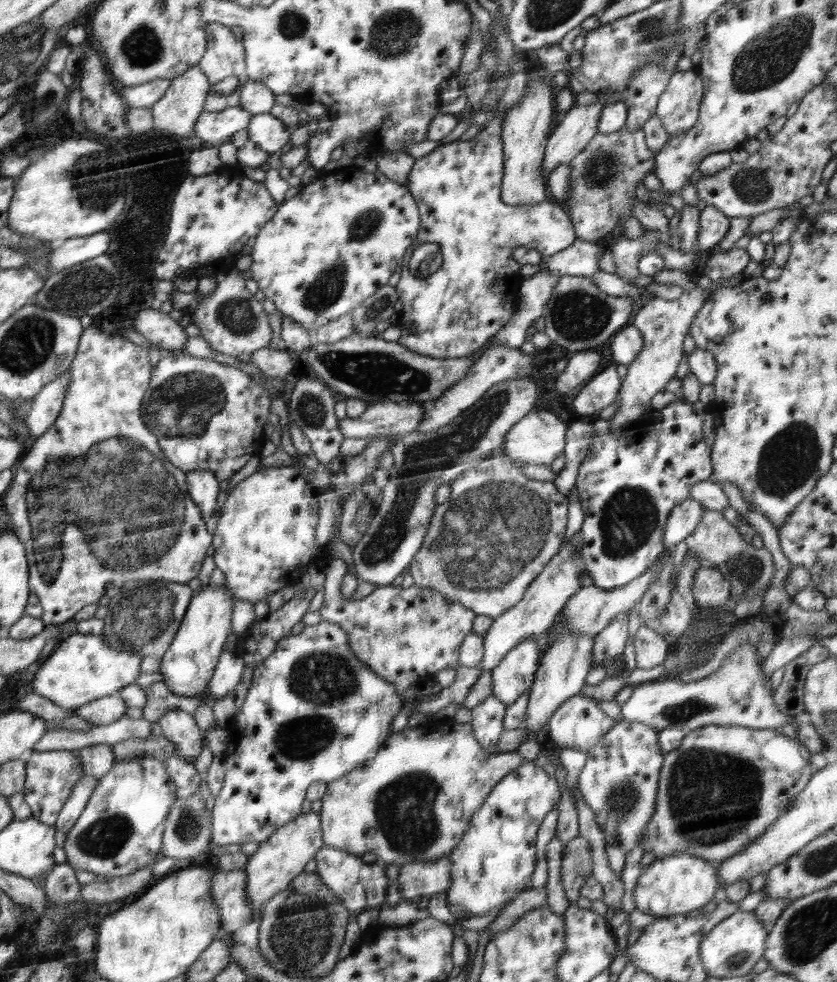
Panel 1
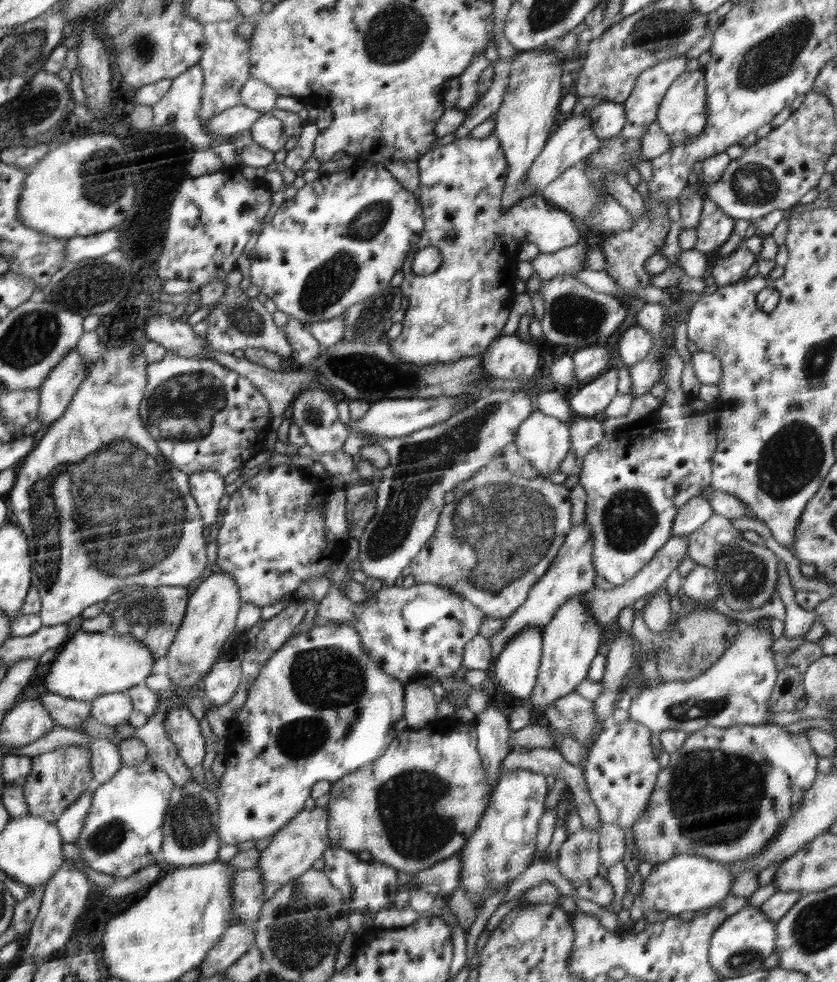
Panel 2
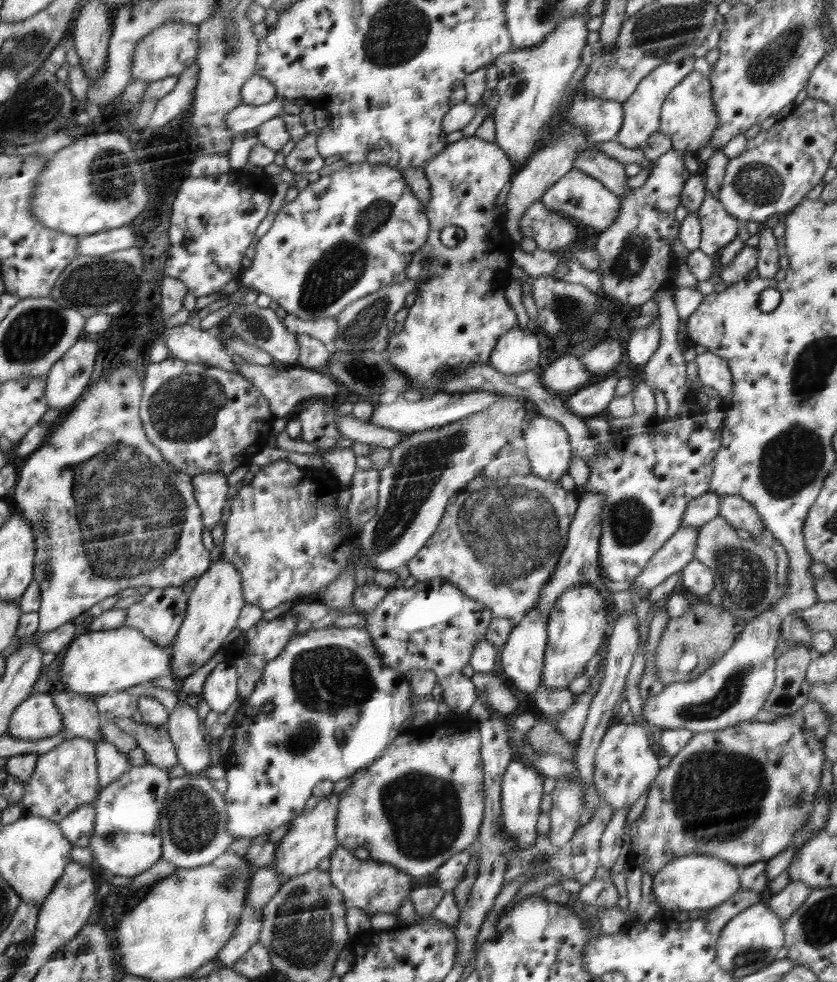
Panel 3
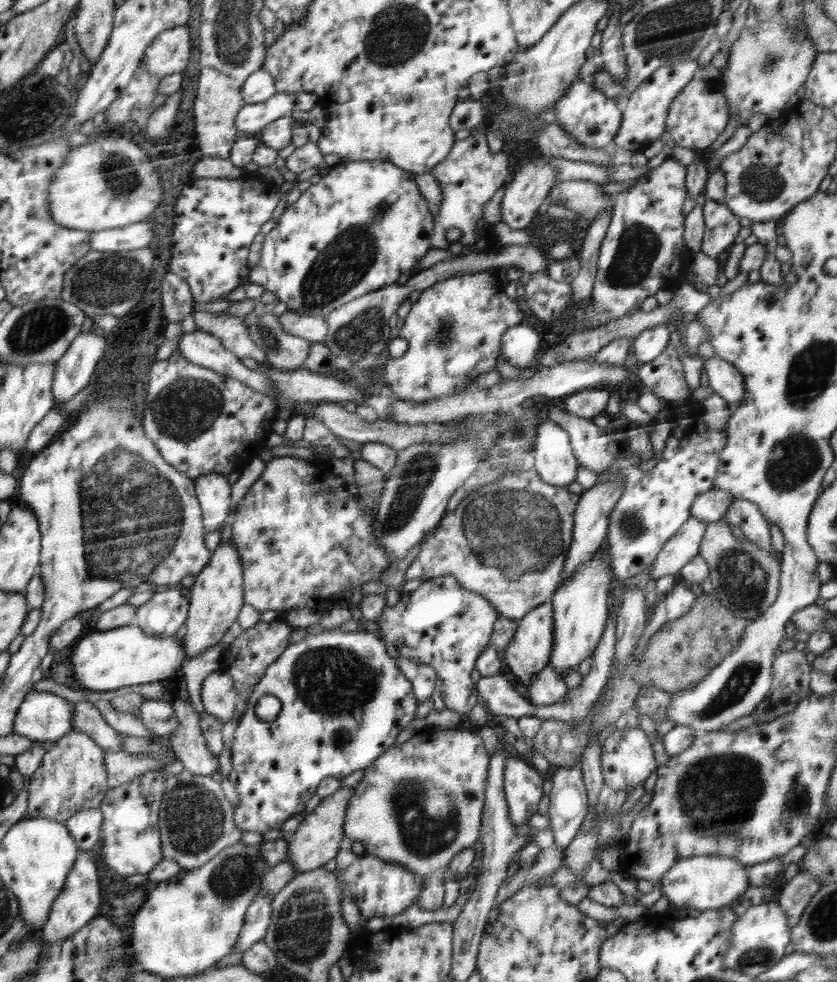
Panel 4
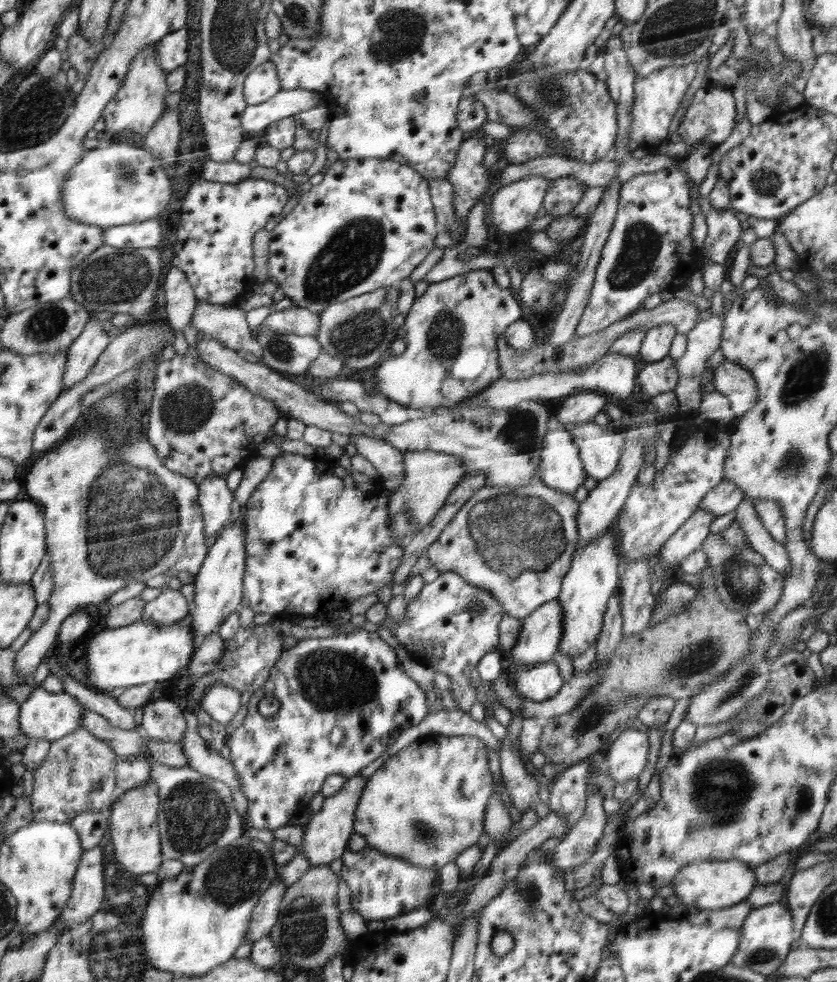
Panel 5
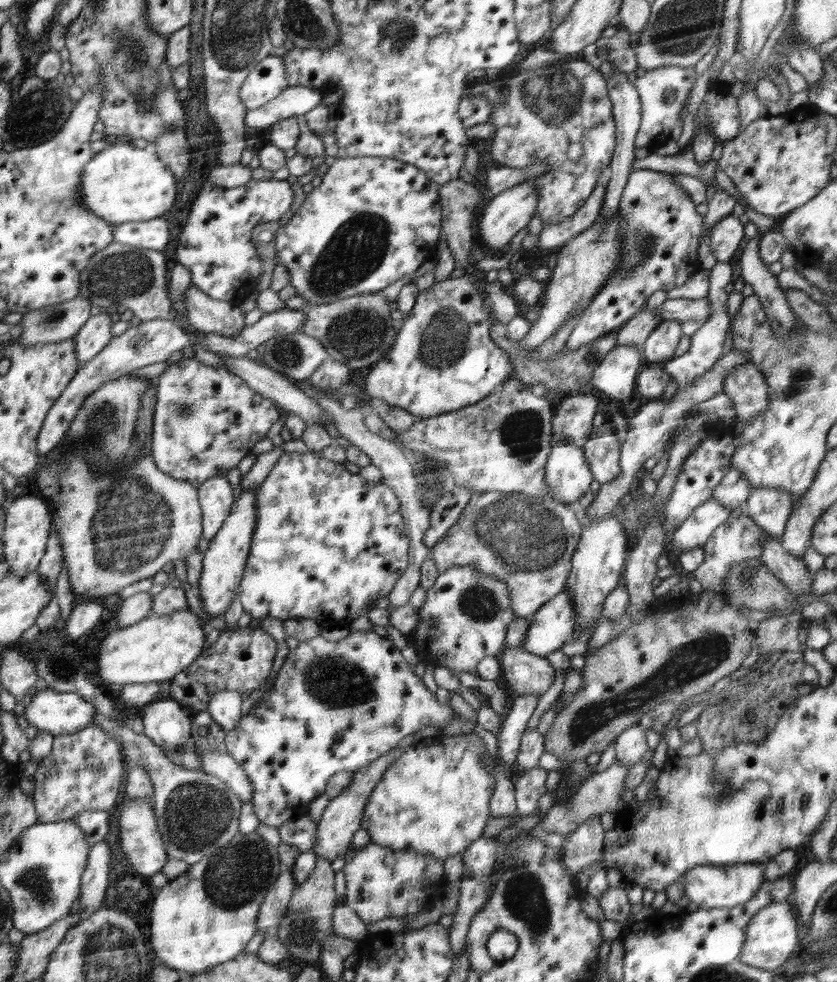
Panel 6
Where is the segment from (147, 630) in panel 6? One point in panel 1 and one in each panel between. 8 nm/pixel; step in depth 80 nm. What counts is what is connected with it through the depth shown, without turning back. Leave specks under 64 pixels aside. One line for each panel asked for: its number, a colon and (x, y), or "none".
1: (83, 667)
2: (89, 664)
3: (96, 662)
4: (105, 660)
5: (141, 652)

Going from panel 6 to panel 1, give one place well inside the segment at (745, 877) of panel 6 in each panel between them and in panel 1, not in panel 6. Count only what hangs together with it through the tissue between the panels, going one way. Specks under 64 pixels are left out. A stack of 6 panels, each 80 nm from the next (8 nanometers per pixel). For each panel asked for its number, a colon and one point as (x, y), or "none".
1: (678, 884)
2: (686, 882)
3: (691, 882)
4: (701, 883)
5: (705, 884)

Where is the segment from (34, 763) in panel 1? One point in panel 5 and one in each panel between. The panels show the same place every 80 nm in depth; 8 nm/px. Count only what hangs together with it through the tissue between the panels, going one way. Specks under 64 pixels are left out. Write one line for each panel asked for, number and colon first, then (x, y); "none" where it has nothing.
2: (57, 778)
3: (66, 777)
4: (72, 776)
5: (78, 776)

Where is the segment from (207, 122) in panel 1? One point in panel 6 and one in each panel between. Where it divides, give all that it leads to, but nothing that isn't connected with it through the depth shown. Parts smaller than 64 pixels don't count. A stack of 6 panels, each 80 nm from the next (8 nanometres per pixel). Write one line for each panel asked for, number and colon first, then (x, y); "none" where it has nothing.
2: (240, 117)
3: (246, 117)
4: (253, 116)
5: (256, 118)
6: (295, 101)

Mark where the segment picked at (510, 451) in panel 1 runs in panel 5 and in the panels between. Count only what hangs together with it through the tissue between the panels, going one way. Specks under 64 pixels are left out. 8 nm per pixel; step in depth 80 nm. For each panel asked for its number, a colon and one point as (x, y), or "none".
2: (544, 441)
3: (548, 450)
4: (554, 461)
5: (561, 469)

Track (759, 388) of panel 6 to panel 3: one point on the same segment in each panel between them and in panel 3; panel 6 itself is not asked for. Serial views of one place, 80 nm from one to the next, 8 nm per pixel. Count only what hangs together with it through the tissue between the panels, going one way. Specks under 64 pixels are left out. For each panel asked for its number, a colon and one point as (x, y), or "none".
3: (713, 371)
4: (724, 378)
5: (736, 383)

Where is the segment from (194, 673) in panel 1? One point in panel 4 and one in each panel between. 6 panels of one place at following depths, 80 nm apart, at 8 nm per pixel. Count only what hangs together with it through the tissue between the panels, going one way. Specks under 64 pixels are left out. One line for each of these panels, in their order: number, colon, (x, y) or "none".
2: (212, 611)
3: (215, 603)
4: (217, 595)

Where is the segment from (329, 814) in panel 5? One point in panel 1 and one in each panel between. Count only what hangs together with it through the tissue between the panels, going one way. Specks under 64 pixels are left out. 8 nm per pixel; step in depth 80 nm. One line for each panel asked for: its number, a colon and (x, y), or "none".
1: (269, 870)
2: (293, 849)
3: (312, 837)
4: (317, 839)

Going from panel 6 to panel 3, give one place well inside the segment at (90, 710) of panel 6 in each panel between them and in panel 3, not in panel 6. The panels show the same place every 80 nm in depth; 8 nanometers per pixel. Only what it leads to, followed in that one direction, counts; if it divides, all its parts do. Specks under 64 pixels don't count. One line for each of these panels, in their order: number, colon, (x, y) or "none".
3: (38, 717)
4: (43, 716)
5: (48, 715)

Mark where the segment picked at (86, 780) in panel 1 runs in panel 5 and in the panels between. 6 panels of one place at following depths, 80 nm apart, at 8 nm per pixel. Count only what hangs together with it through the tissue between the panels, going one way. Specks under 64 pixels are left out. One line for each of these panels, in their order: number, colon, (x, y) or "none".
2: (71, 822)
3: (78, 826)
4: (85, 826)
5: (91, 825)

